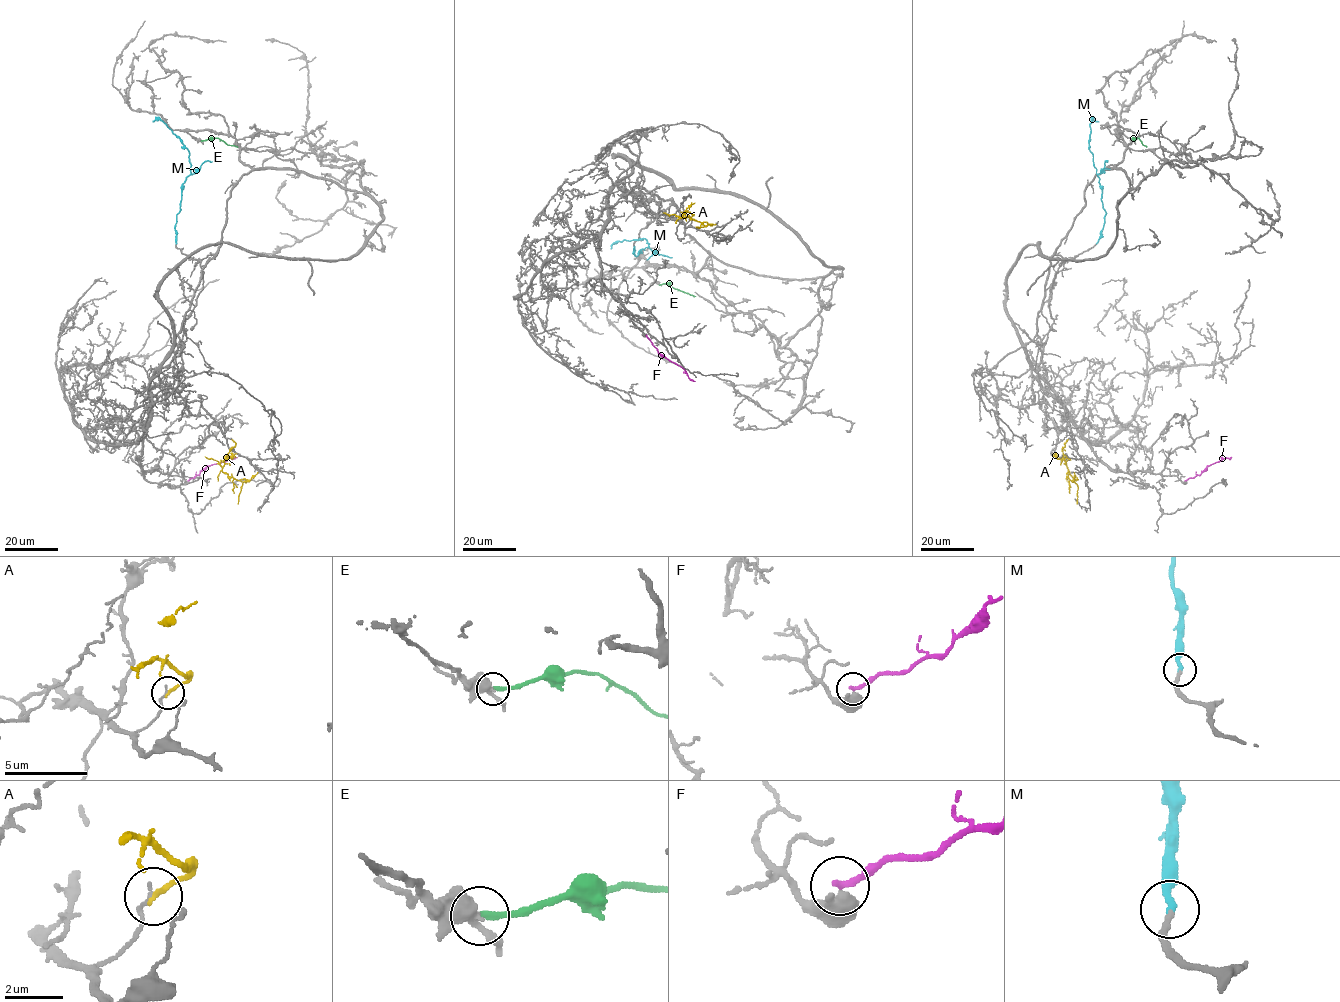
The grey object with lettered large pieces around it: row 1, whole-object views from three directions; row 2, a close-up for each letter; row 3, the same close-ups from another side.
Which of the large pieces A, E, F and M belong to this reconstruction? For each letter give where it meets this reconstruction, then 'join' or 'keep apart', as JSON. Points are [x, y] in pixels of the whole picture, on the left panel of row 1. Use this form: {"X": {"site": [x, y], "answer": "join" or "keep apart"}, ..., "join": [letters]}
{"A": {"site": [232, 440], "answer": "keep apart"}, "E": {"site": [201, 140], "answer": "keep apart"}, "F": {"site": [188, 480], "answer": "join"}, "M": {"site": [176, 243], "answer": "join"}, "join": ["F", "M"]}

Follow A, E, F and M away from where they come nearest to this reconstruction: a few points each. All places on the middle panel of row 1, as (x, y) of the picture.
A: (690, 218), (693, 215), (688, 212), (680, 218), (690, 217), (700, 222), (700, 228), (696, 226)
E: (659, 285), (668, 284), (695, 296)
F: (646, 335), (657, 350), (695, 381)
M: (634, 246), (635, 256), (649, 244), (644, 238), (614, 242), (611, 248)

